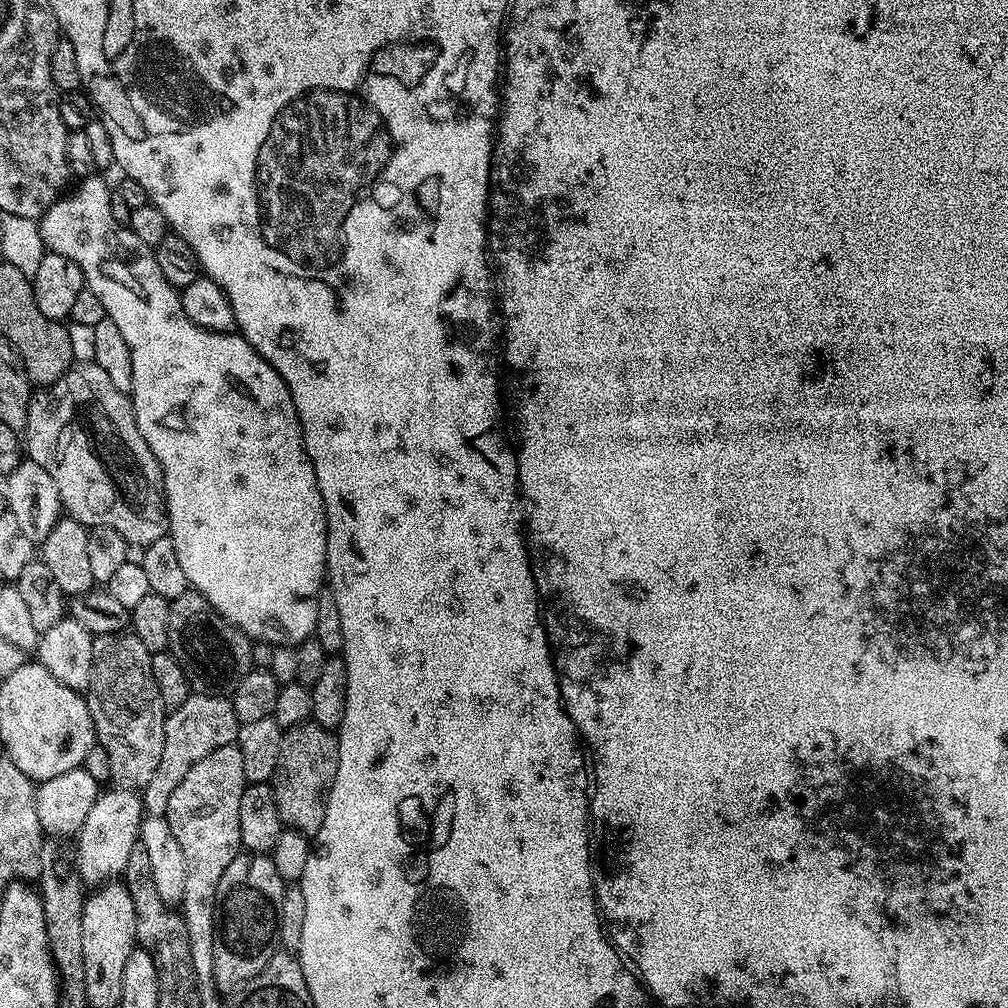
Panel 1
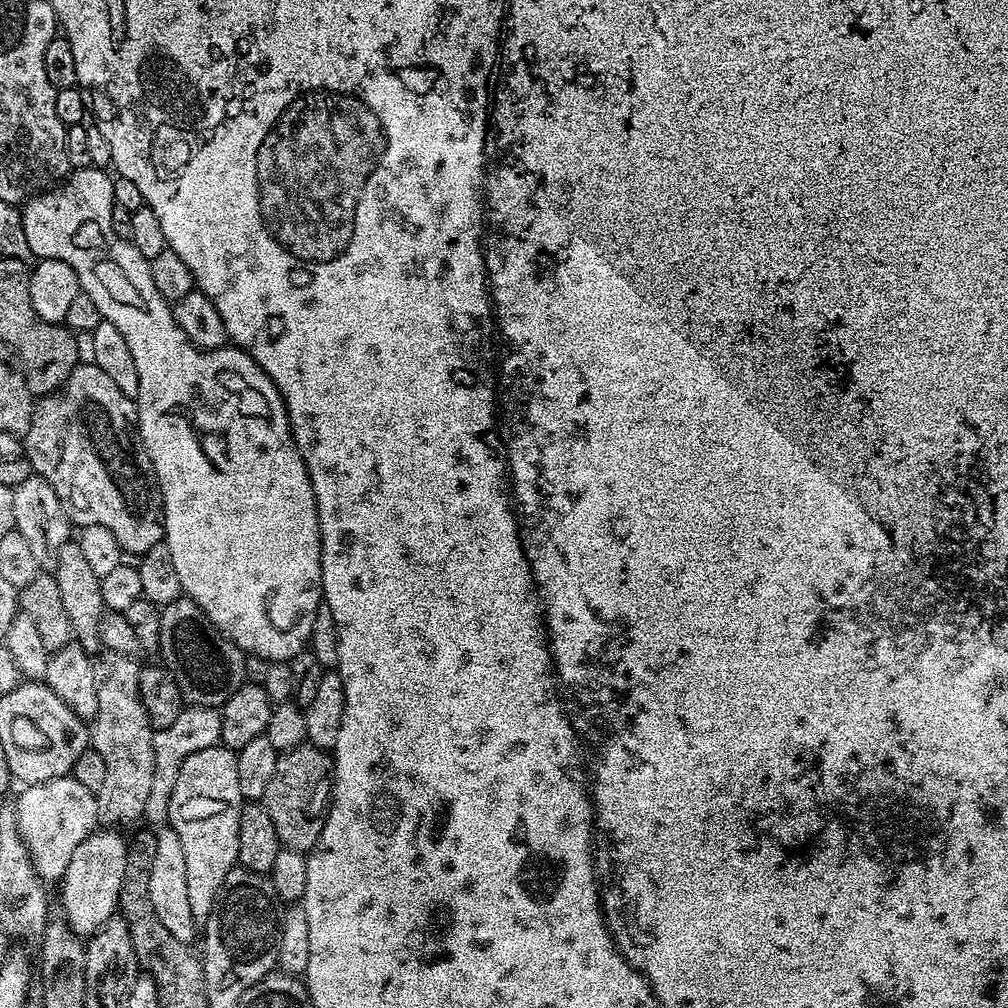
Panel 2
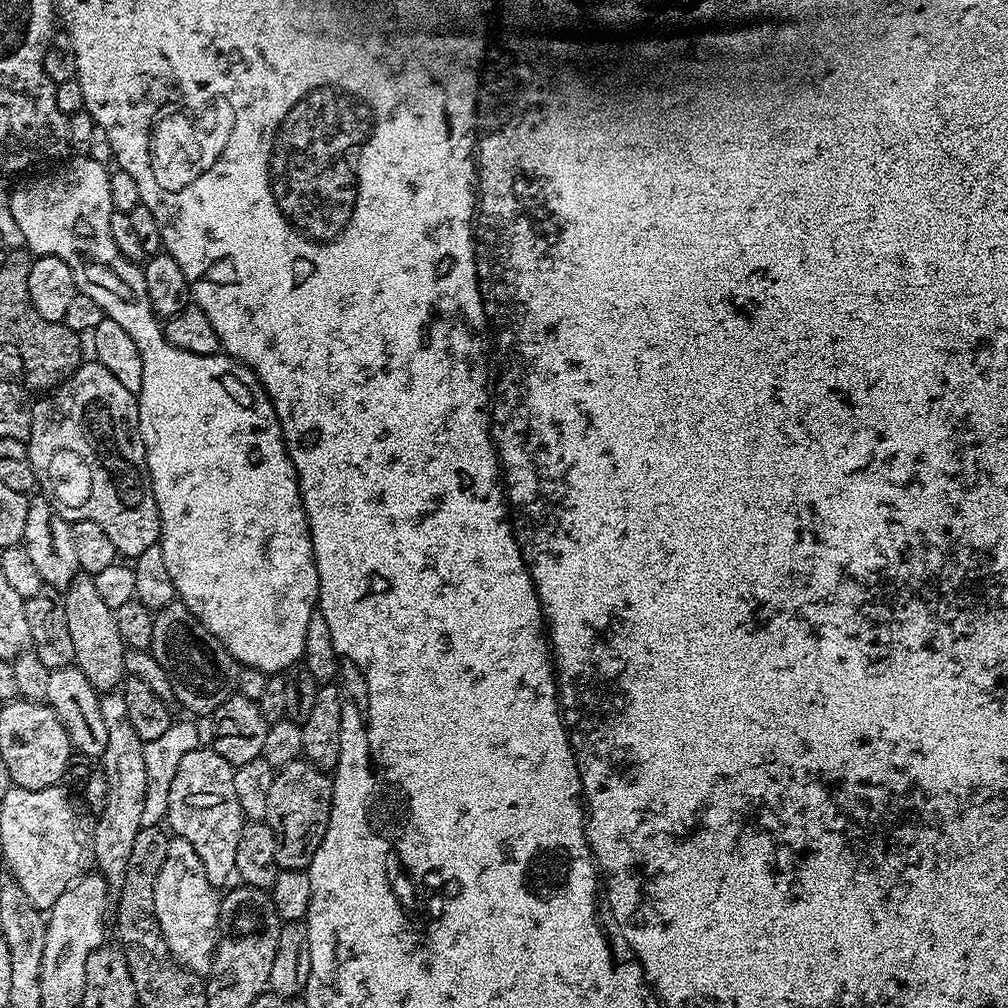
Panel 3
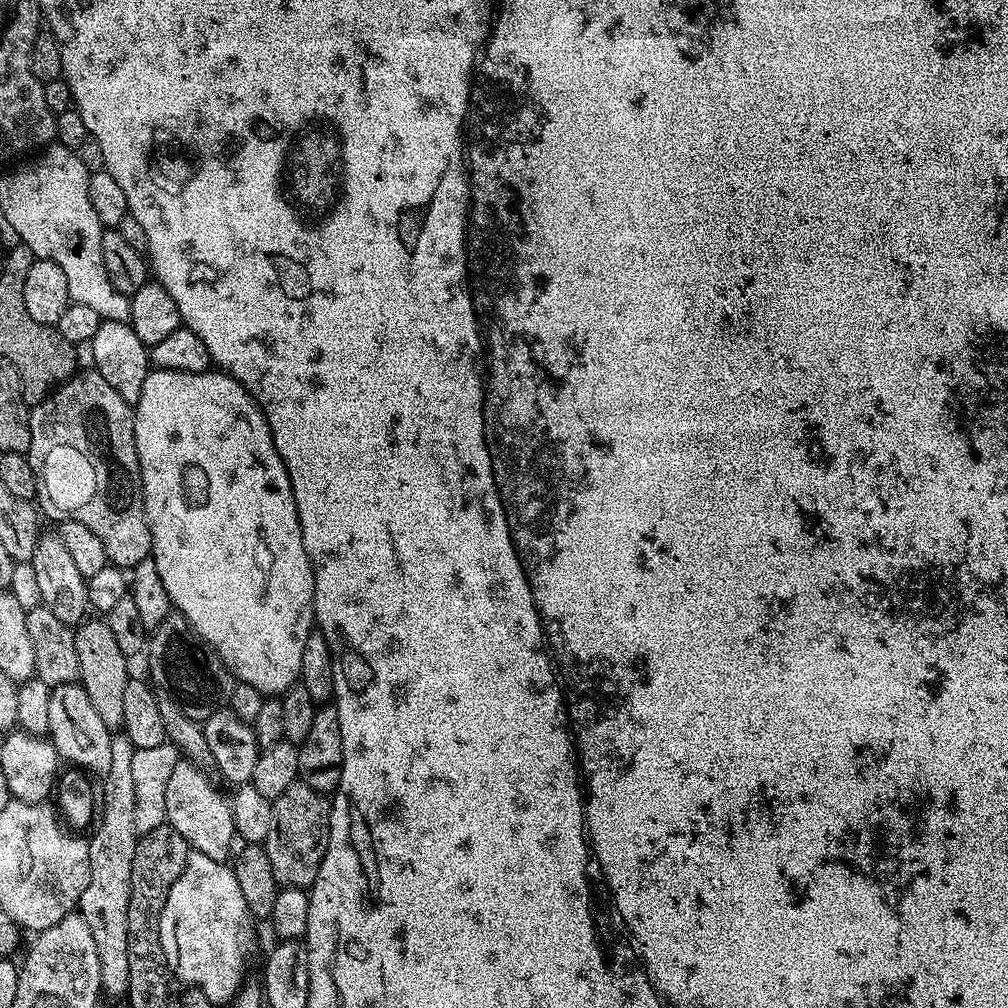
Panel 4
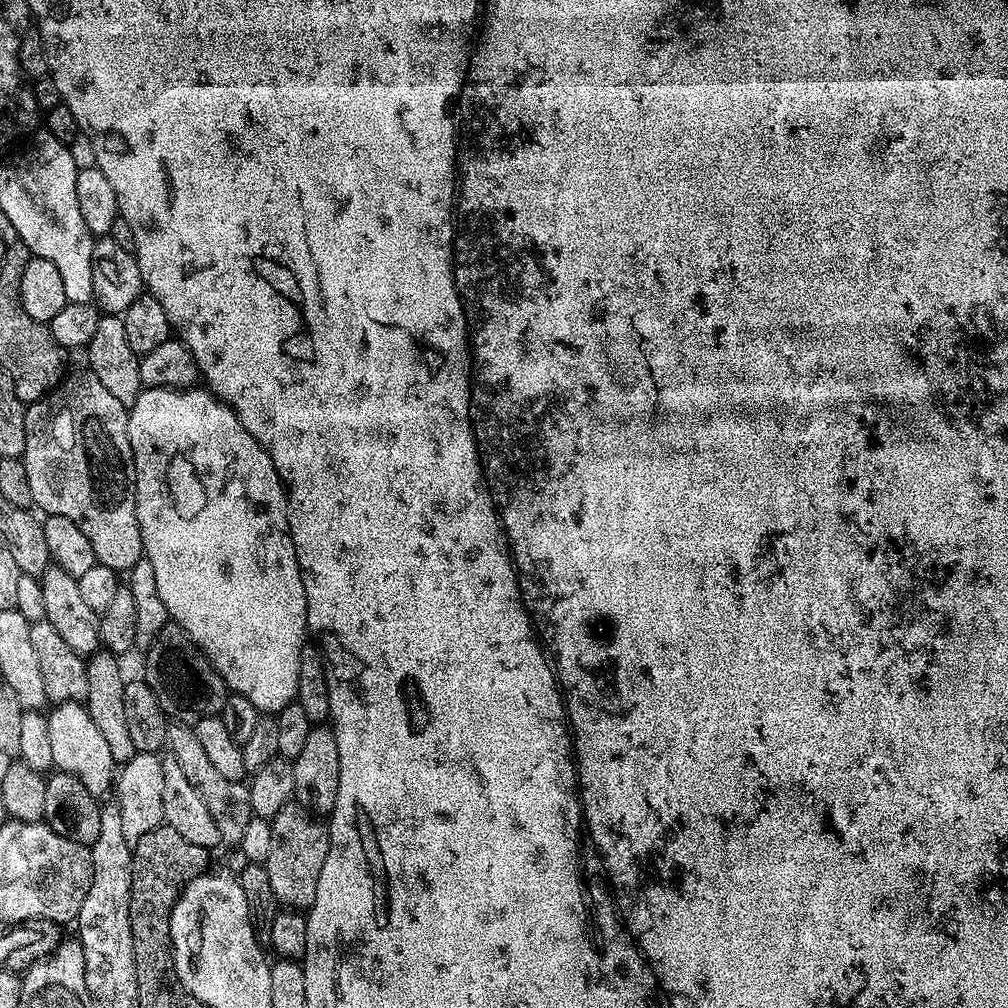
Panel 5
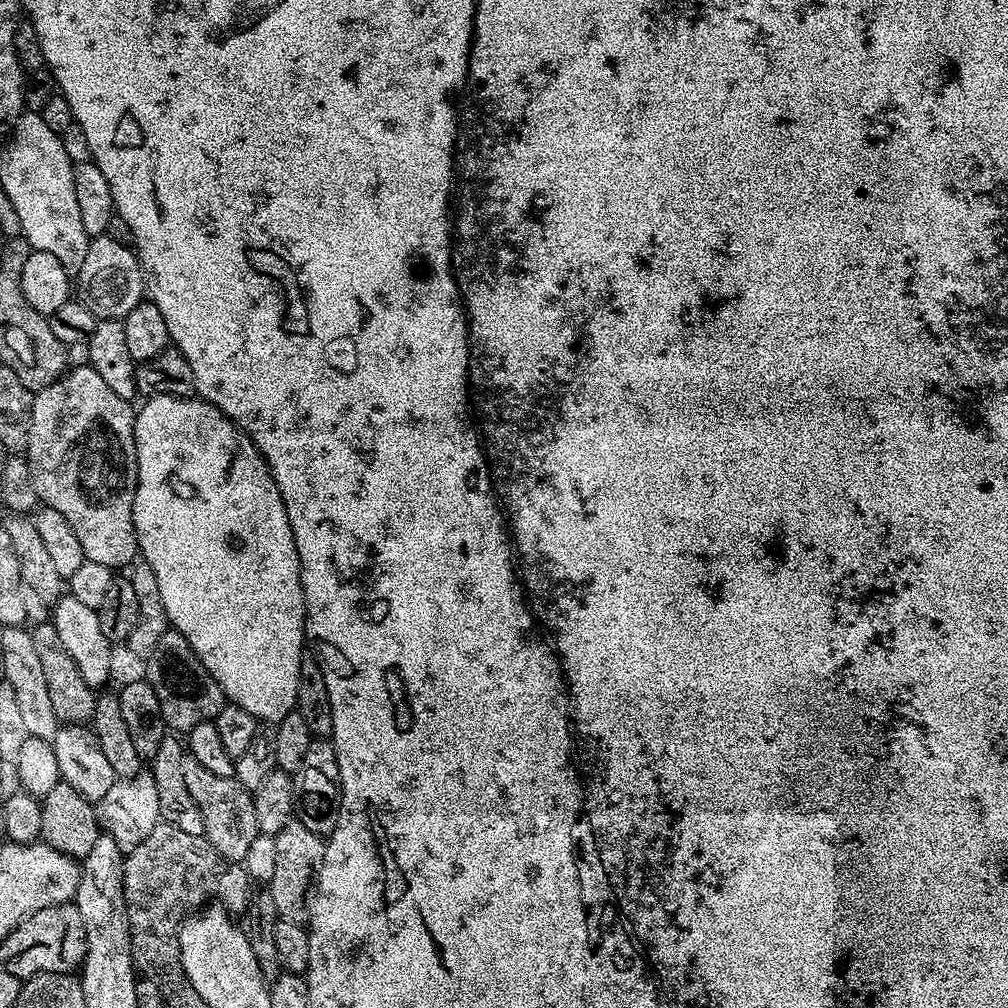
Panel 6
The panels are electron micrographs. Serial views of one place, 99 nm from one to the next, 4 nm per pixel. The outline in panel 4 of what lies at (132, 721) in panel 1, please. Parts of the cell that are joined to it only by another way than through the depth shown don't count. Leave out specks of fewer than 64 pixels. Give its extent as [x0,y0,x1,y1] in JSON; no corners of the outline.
[78,735,138,997]

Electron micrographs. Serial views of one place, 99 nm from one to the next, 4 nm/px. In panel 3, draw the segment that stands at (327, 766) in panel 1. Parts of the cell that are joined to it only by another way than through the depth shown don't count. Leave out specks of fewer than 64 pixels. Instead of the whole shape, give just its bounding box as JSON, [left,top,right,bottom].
[264,759,332,870]

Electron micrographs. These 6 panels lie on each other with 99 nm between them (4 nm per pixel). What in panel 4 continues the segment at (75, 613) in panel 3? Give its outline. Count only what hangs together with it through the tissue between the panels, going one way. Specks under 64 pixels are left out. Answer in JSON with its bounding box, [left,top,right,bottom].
[75,618,130,730]

